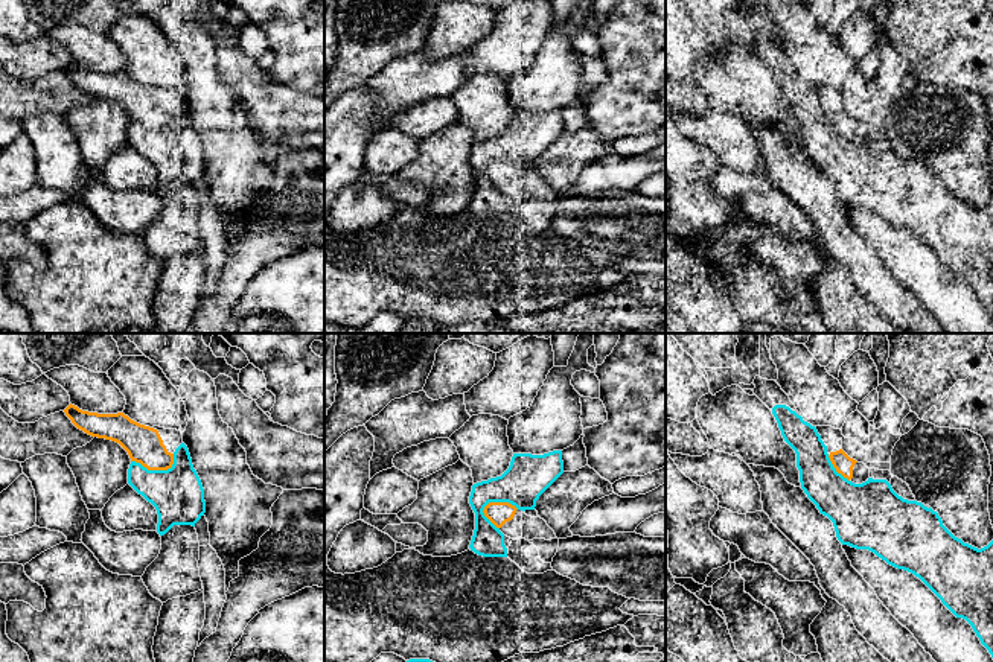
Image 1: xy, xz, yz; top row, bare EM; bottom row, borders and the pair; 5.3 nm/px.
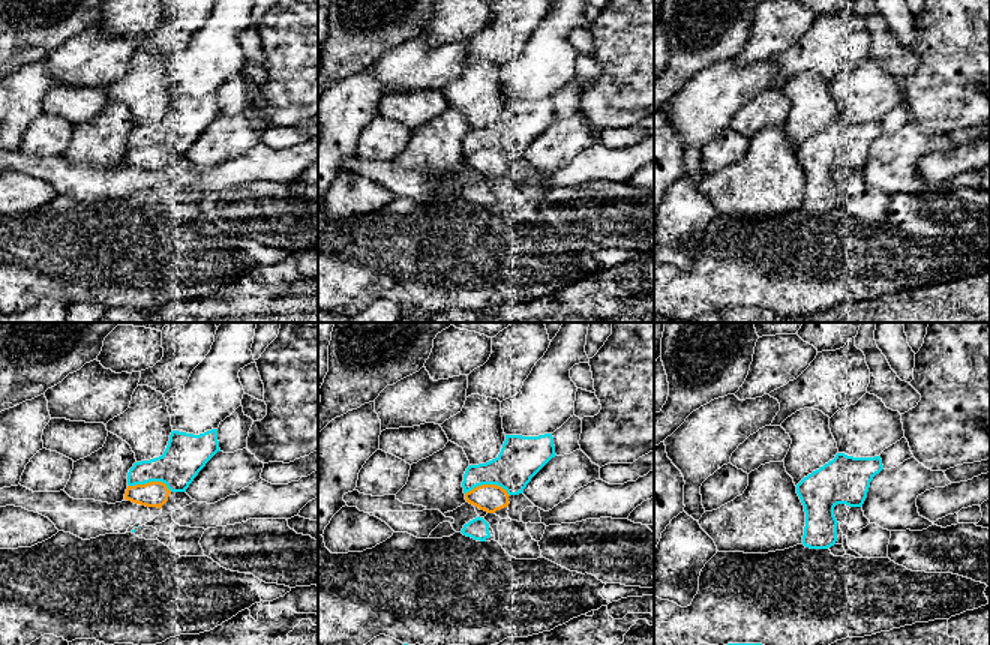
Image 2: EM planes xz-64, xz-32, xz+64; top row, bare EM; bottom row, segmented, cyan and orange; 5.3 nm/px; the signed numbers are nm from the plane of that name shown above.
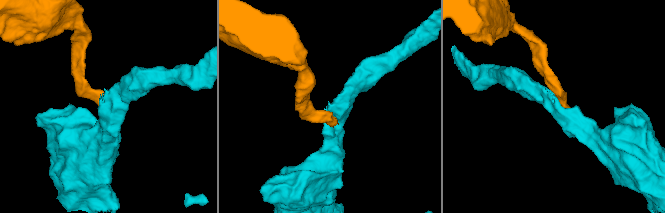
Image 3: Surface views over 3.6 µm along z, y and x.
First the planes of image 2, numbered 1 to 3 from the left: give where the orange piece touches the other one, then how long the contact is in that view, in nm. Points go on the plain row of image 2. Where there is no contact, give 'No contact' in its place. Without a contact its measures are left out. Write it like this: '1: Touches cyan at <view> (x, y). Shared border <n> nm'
1: Touches cyan at xz-64 (150, 144). Shared border 240 nm
2: Touches cyan at xz-32 (488, 147). Shared border 240 nm
3: No contact

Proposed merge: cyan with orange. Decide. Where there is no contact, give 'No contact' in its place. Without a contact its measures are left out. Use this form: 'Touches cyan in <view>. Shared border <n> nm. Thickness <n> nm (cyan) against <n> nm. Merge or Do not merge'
Touches cyan in xz. Shared border 200 nm. Thickness 220 nm (cyan) against 120 nm. Merge

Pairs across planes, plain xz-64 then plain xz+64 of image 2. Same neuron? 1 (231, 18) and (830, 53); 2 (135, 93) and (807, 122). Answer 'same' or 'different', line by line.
1: different
2: same

